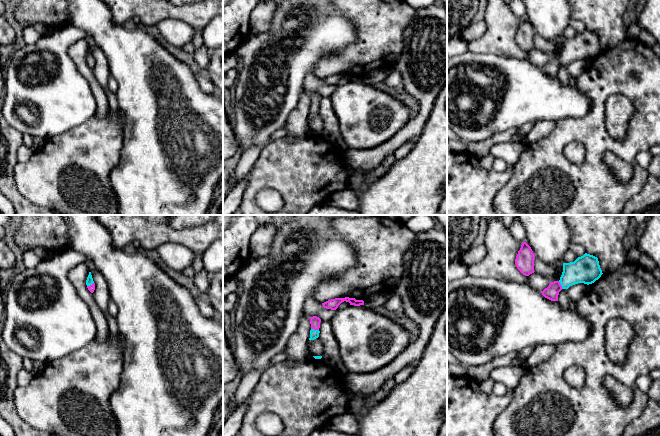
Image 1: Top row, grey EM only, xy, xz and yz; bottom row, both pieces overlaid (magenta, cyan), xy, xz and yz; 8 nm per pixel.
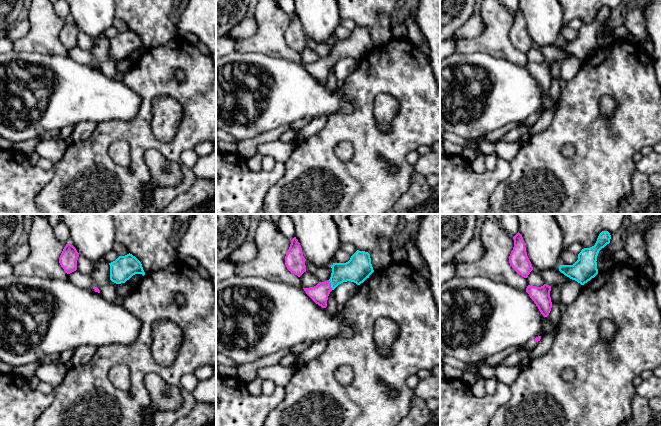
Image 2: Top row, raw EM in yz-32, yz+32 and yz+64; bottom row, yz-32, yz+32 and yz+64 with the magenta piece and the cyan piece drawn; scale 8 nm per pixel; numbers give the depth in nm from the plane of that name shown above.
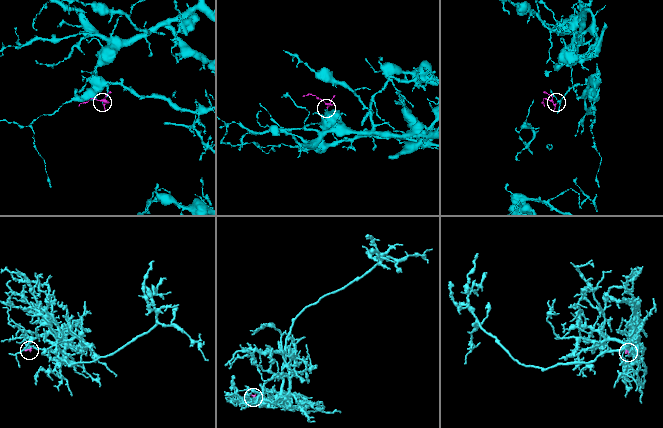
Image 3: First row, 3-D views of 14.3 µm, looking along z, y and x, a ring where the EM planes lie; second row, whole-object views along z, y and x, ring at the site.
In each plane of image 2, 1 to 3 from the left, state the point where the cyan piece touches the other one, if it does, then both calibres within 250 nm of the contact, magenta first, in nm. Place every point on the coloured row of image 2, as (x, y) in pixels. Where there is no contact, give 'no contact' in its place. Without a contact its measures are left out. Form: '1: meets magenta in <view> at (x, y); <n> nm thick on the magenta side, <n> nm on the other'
1: no contact
2: meets magenta in yz+32 at (330, 285); 150 nm thick on the magenta side, 200 nm on the other
3: no contact

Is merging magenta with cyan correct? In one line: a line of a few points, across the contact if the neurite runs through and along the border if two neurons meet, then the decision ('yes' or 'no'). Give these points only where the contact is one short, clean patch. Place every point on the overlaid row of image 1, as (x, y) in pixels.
line xz (315, 321), (315, 329), (314, 334); yes

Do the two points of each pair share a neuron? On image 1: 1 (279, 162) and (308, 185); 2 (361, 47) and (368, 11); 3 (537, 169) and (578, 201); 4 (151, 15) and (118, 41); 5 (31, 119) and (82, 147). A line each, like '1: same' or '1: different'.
1: same
2: same
3: same
4: different
5: different

